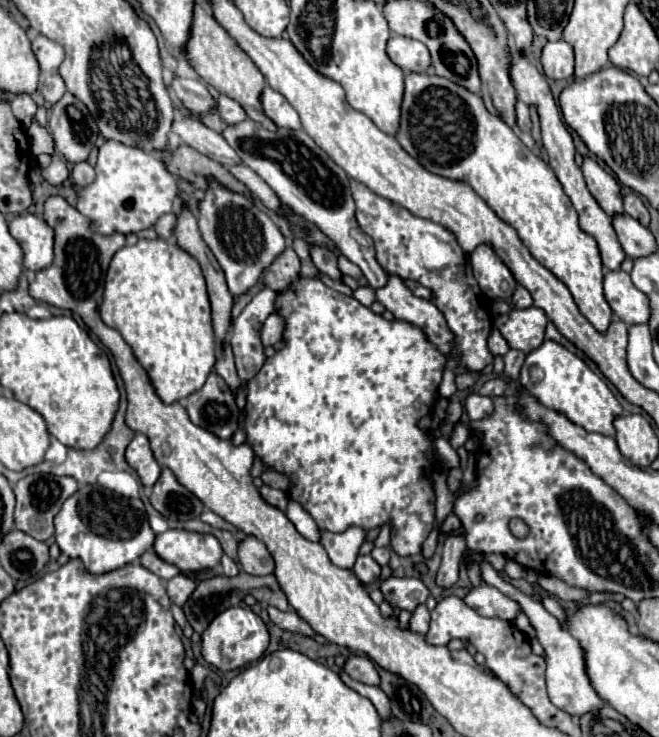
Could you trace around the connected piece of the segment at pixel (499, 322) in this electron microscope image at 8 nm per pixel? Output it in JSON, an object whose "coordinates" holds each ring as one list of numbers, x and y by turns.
{"coordinates":[[512,308,510,314,502,314,494,320,494,326,500,330,504,340,510,348,522,350,524,354,536,350,544,342,548,318,540,308,526,308,516,310]]}

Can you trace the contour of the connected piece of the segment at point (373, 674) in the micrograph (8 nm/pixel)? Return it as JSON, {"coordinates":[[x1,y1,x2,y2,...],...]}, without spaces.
{"coordinates":[[350,656,346,666,344,666,346,674,362,684,370,684,370,686,378,686,380,684,380,676,374,668,374,664,366,658,366,656]]}

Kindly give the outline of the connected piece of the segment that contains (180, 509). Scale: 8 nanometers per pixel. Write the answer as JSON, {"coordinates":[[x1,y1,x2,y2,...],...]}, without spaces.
{"coordinates":[[162,468,162,474,152,488,150,504,168,520,198,518,204,510,202,502,182,484,178,484,176,476,168,468]]}

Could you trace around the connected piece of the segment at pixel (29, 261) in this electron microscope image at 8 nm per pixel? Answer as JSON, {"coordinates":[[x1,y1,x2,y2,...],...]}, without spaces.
{"coordinates":[[20,214,10,222,10,234,24,250,24,268,44,270,52,264,54,230,34,214]]}

